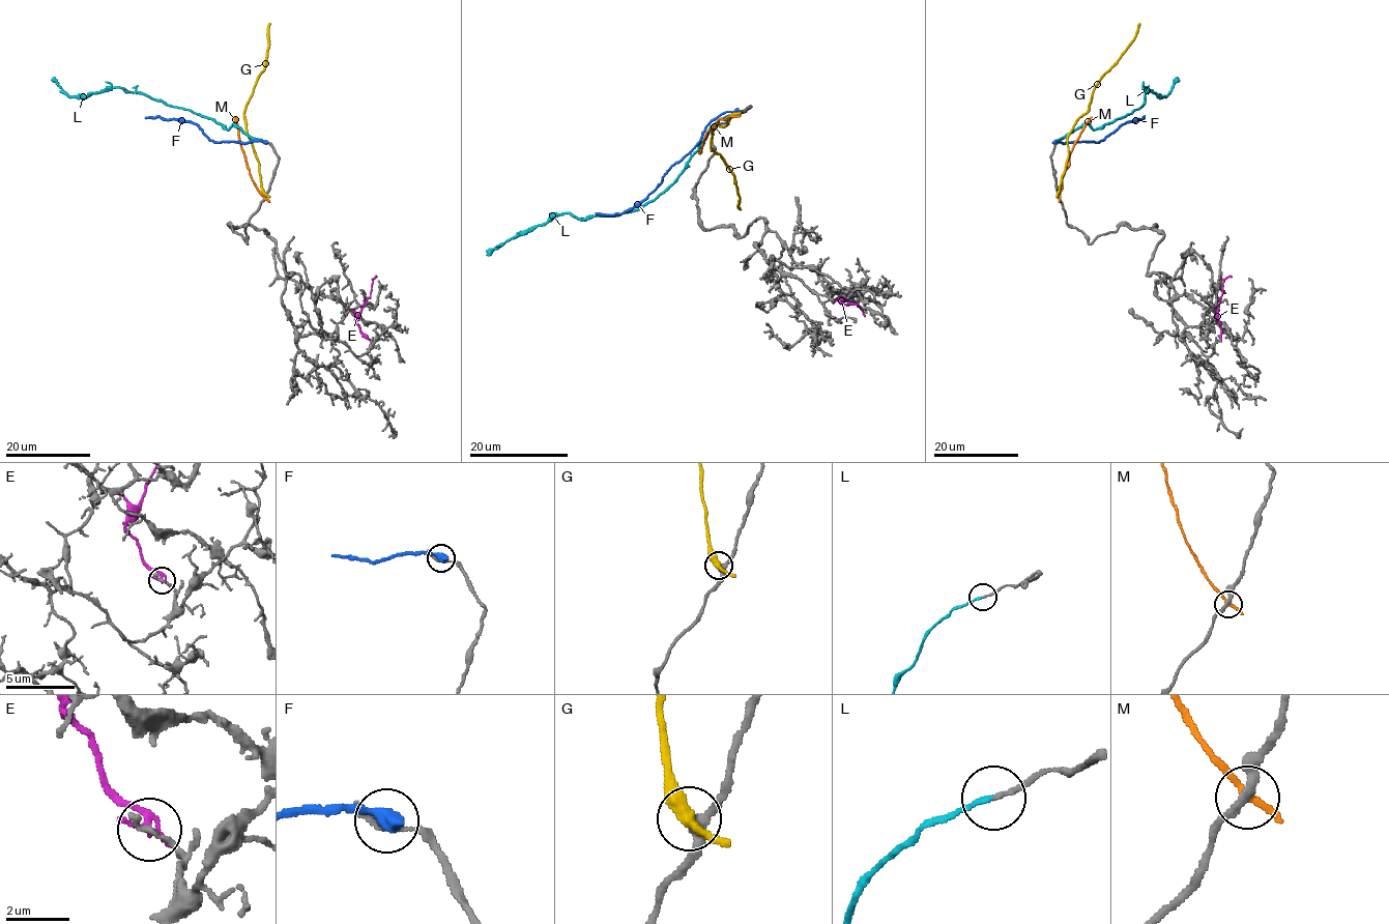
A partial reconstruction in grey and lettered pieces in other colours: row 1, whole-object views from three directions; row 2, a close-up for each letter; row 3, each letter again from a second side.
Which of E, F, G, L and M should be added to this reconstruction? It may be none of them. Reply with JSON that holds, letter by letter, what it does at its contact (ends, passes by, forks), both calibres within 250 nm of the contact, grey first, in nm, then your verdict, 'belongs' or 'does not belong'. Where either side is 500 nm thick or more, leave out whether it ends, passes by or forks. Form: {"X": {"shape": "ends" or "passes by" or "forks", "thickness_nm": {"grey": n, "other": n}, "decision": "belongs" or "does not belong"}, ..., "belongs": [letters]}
{"E": {"shape": "passes by", "thickness_nm": {"grey": 200, "other": 180}, "decision": "does not belong"}, "F": {"thickness_nm": {"grey": 180, "other": 500}, "decision": "does not belong"}, "G": {"shape": "passes by", "thickness_nm": {"grey": 240, "other": 360}, "decision": "does not belong"}, "L": {"shape": "ends", "thickness_nm": {"grey": 190, "other": 200}, "decision": "belongs"}, "M": {"shape": "ends", "thickness_nm": {"grey": 240, "other": 240}, "decision": "does not belong"}, "belongs": ["L"]}

